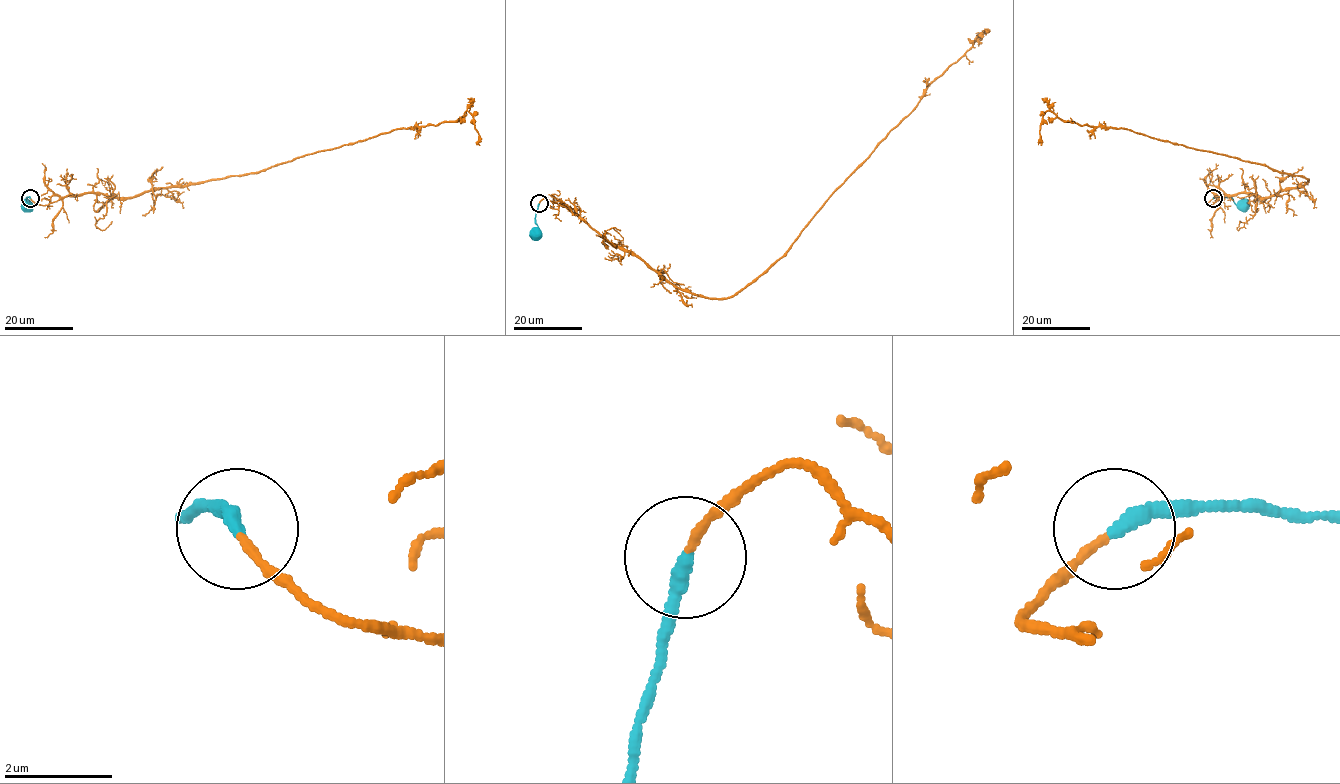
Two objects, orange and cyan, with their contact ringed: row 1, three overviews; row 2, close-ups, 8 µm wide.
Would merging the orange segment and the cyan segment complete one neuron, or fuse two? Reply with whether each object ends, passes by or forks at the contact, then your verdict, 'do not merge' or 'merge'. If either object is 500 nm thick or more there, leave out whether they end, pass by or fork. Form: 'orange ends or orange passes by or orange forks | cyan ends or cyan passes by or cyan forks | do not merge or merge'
orange ends | cyan ends | merge

